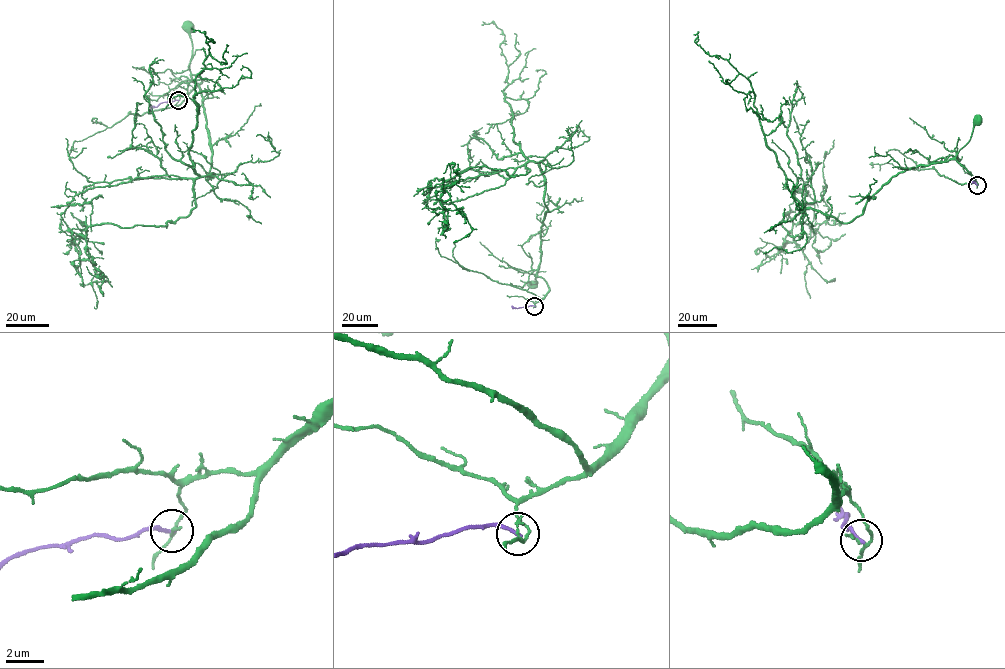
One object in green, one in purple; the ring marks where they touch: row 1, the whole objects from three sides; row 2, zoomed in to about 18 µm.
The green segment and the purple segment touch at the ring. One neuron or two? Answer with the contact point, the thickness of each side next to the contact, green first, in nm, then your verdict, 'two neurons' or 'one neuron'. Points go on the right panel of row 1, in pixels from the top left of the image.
place (977, 185); calibres 150 and 190 nm; two neurons

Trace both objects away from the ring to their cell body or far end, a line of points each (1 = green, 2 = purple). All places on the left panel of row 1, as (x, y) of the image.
1: (178, 100), (179, 95), (187, 94), (202, 79), (190, 70), (193, 49), (189, 26)
2: (178, 100), (161, 102), (156, 107), (151, 106), (151, 109)

